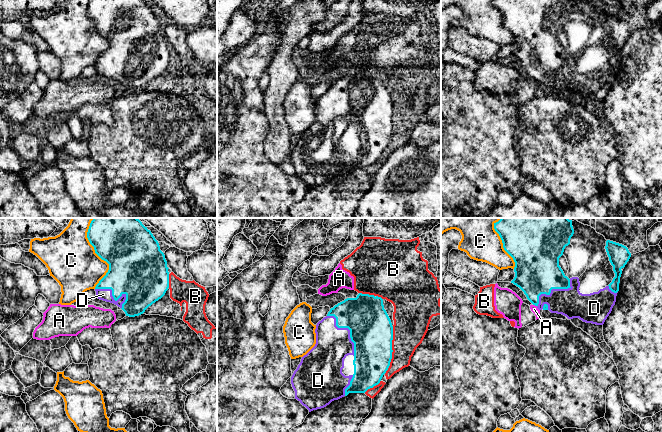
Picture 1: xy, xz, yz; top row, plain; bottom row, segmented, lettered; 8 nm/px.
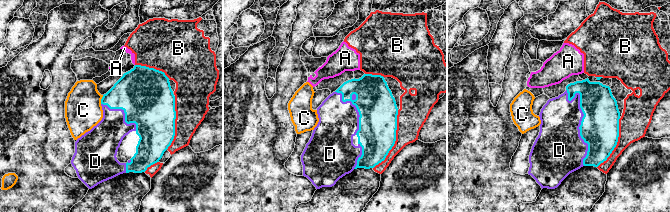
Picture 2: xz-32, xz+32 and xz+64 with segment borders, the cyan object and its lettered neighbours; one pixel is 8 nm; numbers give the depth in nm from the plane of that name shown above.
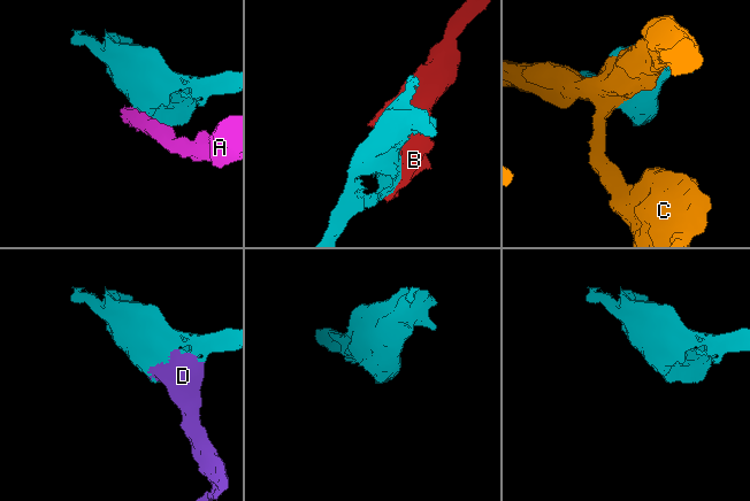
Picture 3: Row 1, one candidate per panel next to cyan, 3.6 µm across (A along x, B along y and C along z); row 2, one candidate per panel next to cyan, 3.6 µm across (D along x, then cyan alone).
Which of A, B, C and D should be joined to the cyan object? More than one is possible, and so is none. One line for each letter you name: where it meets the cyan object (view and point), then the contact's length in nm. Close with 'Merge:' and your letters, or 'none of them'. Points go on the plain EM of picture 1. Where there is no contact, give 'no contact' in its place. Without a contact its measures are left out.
D: xz (348, 104) | 400 nm
Merge: D

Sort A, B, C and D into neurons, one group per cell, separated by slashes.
A B / C / D

